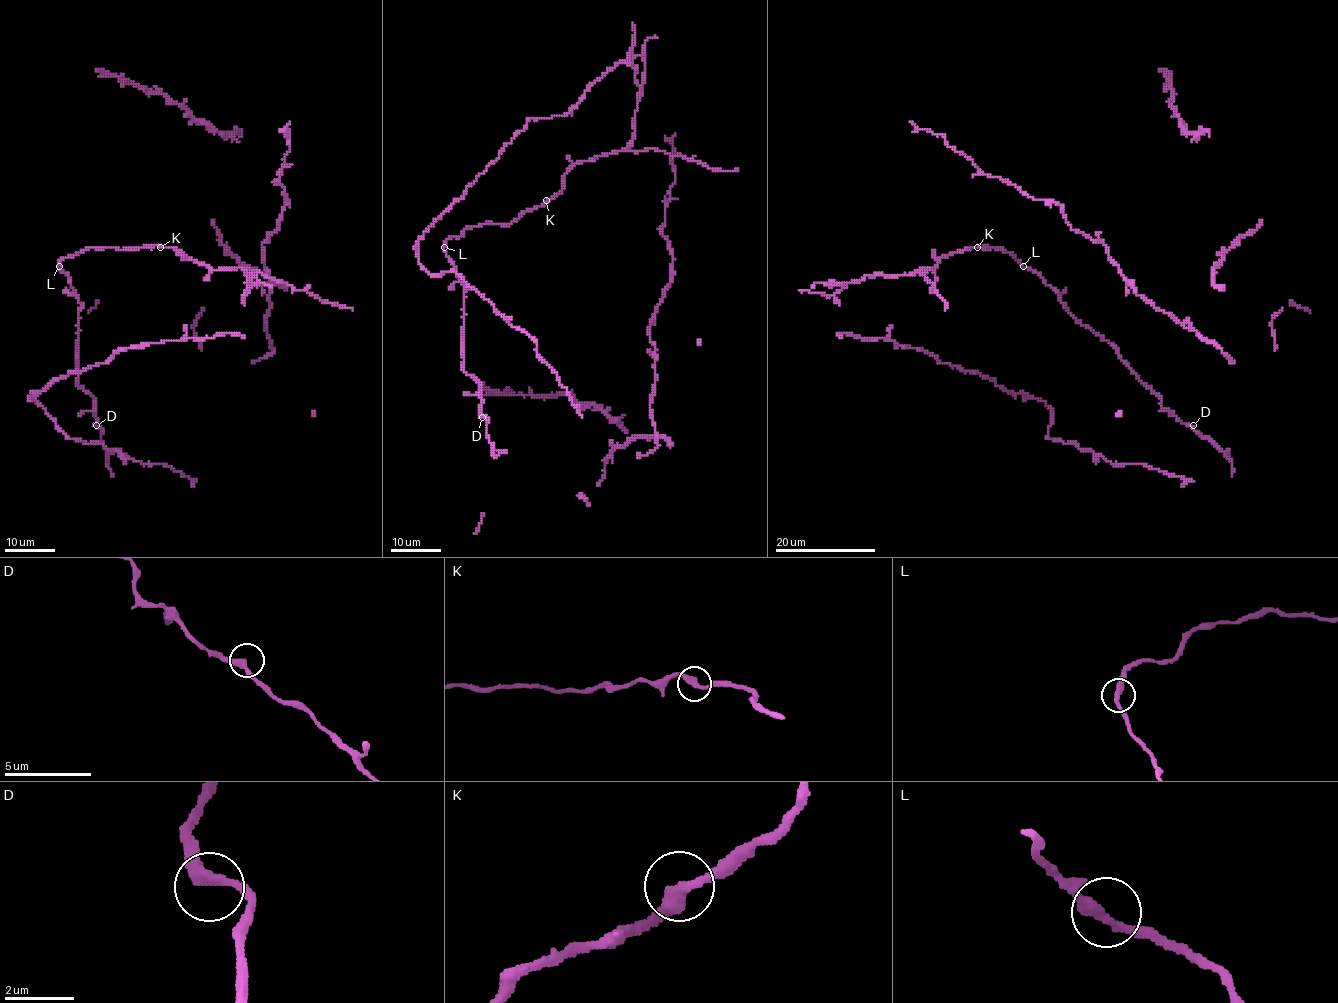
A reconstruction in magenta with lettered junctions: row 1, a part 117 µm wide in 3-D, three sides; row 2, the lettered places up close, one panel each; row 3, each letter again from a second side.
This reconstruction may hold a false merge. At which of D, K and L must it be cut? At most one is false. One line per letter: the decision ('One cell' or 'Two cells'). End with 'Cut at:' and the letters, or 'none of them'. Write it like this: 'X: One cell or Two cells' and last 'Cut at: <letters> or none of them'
D: One cell
K: One cell
L: One cell
Cut at: none of them

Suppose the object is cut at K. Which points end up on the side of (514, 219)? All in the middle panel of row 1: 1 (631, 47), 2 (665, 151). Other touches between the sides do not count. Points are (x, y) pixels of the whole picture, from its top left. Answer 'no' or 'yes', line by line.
1: no
2: no

